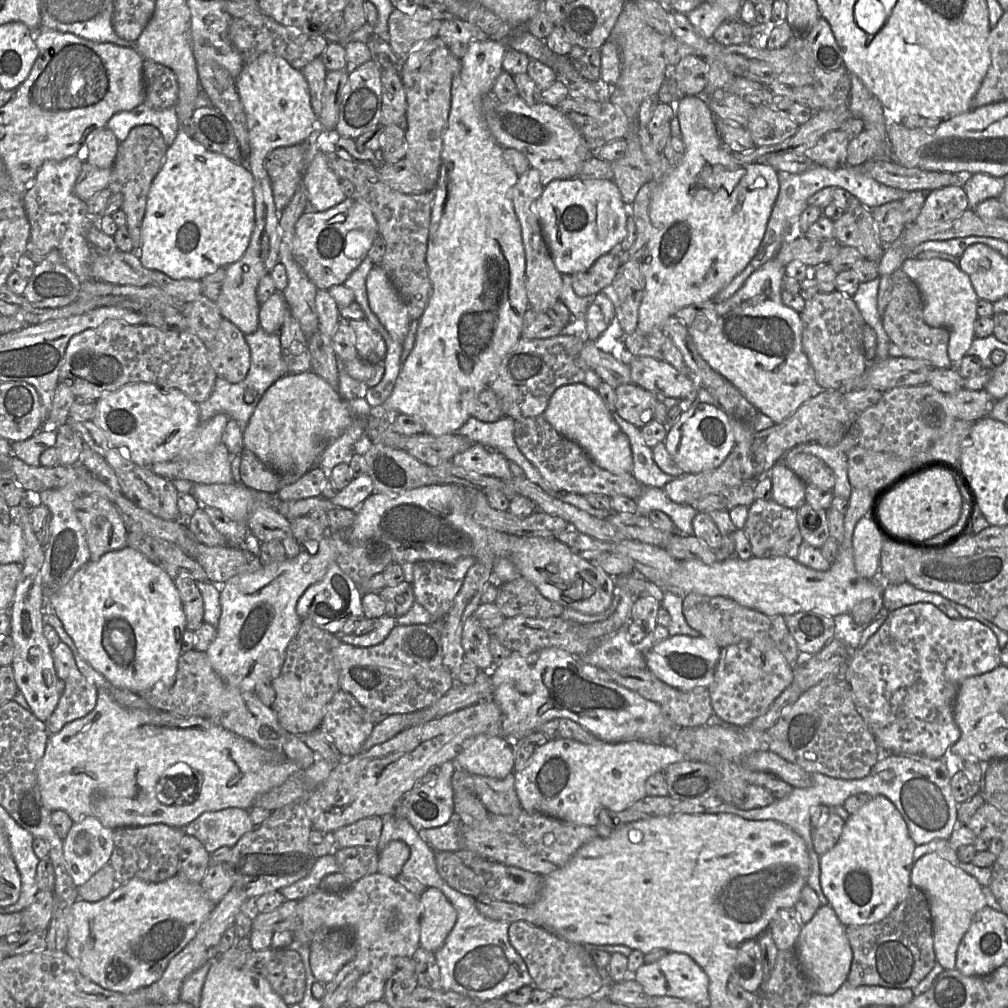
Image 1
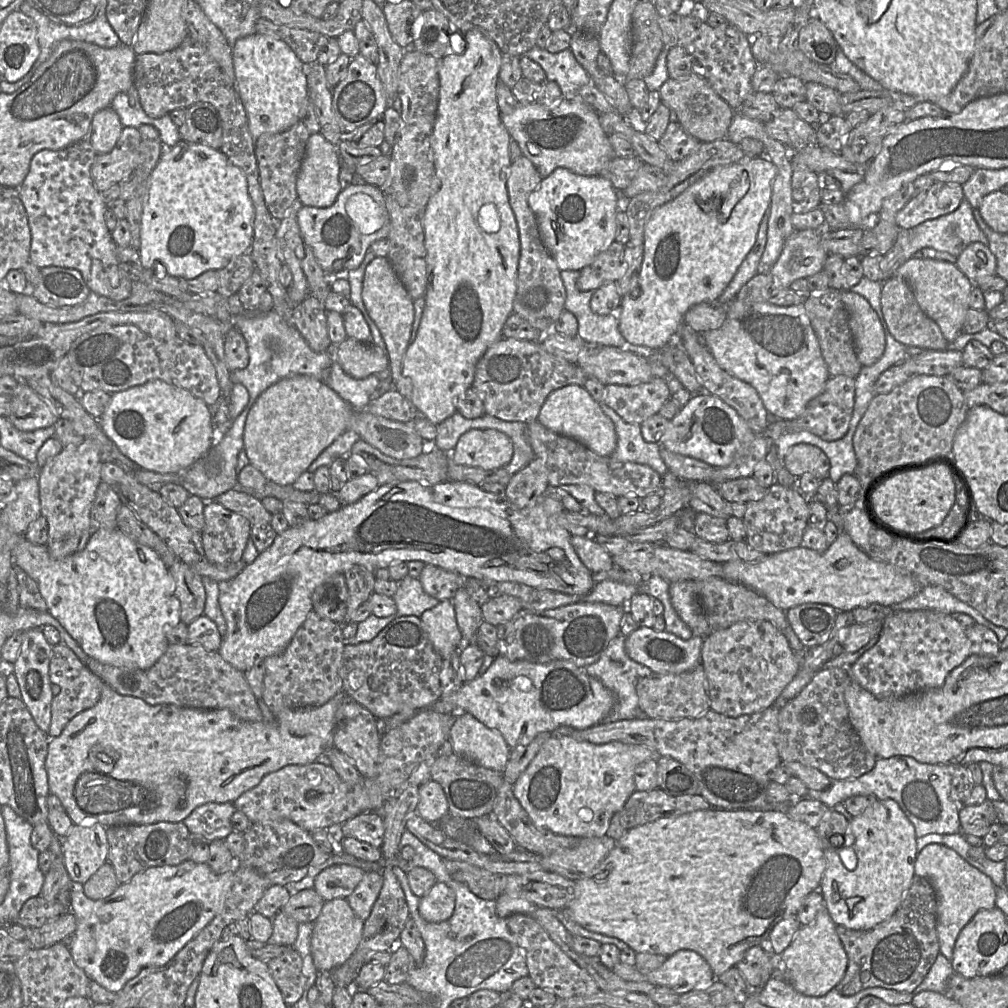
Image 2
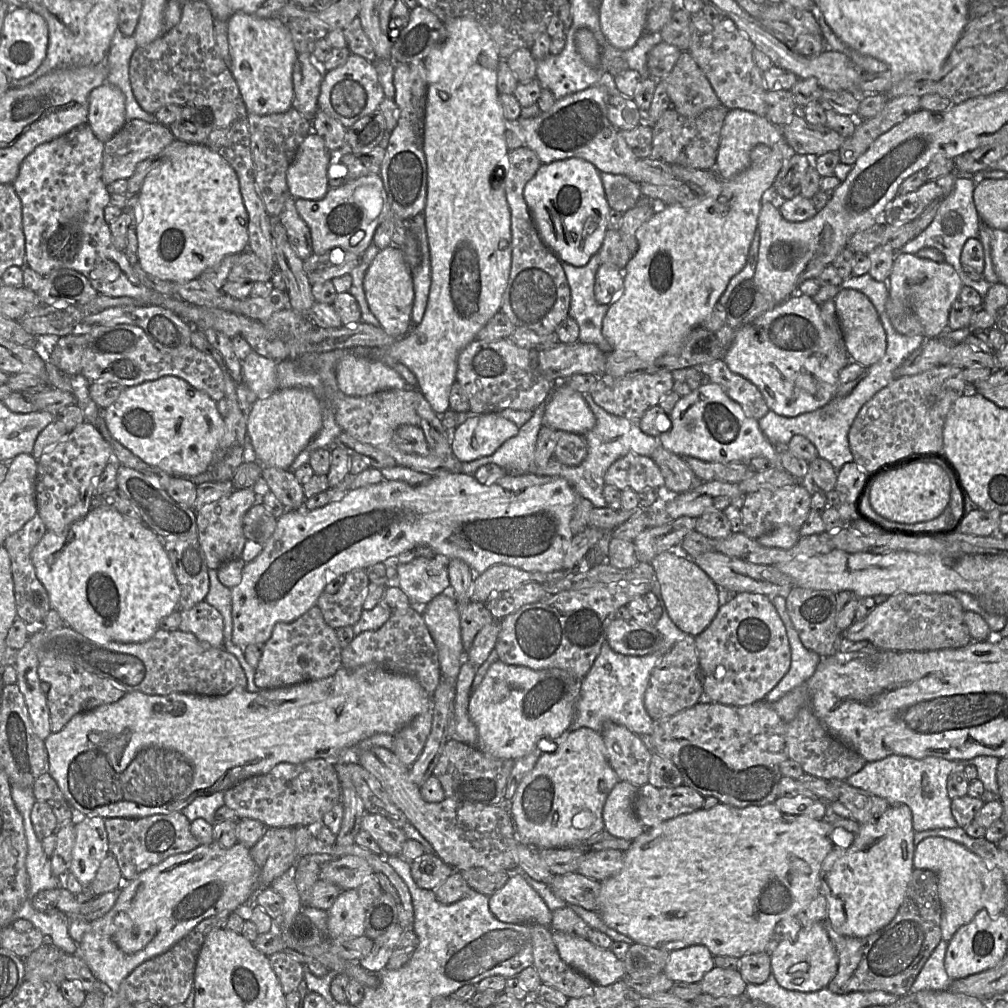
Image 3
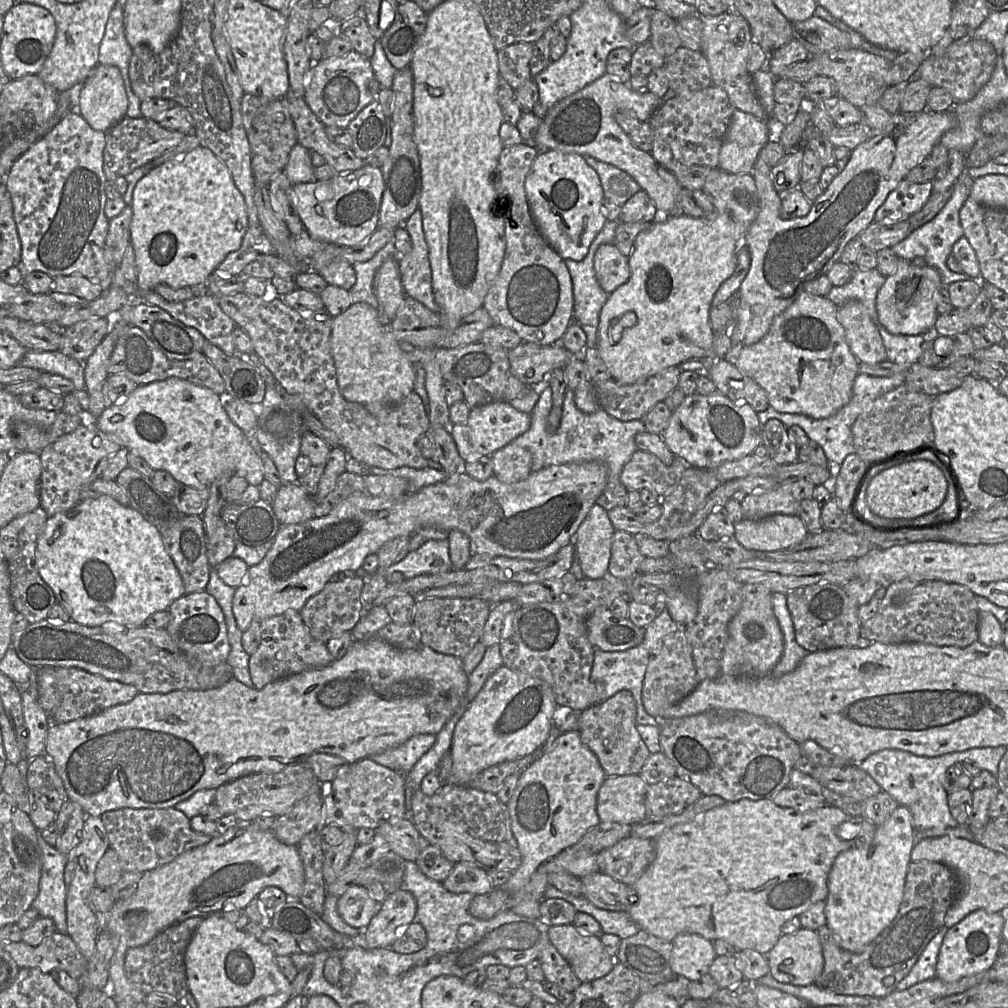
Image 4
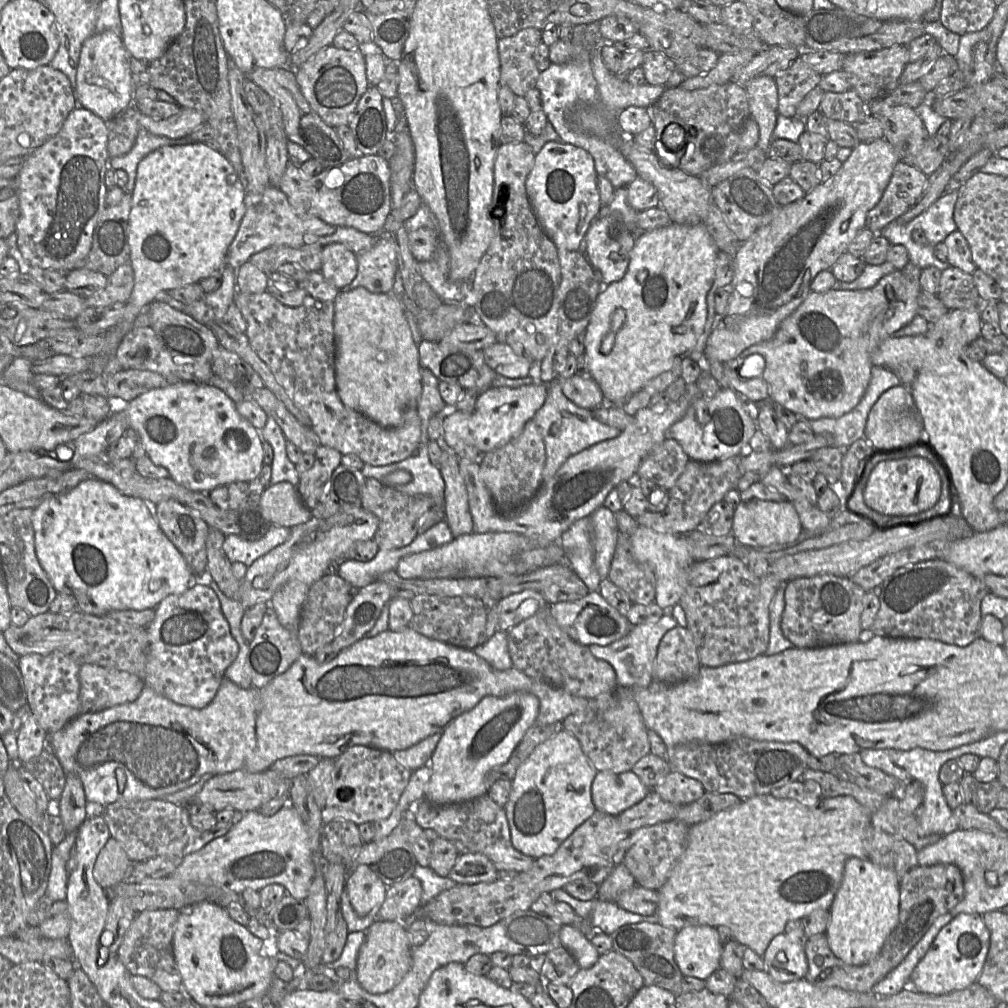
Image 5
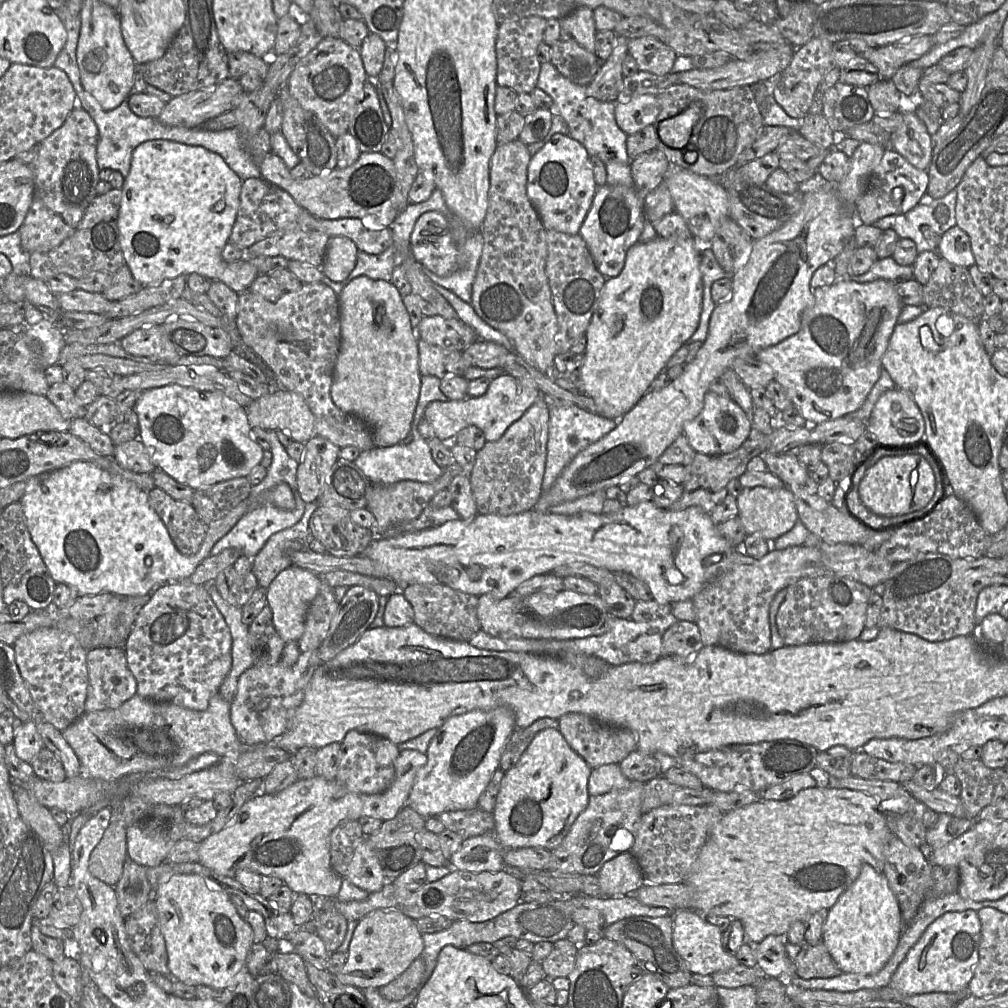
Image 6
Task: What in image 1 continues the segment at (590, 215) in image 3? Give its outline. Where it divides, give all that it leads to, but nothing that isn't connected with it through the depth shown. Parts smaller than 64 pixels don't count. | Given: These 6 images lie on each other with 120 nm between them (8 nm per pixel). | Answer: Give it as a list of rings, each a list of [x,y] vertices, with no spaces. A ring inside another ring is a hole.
[[[553,180],[545,186],[534,210],[561,274],[587,271],[599,257],[620,248],[628,233],[626,203],[613,180]]]

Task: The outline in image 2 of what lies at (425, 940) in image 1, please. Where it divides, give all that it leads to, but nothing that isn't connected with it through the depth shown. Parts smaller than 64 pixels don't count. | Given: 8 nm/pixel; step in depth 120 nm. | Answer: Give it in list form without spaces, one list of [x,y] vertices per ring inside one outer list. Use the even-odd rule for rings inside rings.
[[[436,882],[419,904],[421,917],[432,923],[448,920],[455,909],[455,892],[445,883]]]

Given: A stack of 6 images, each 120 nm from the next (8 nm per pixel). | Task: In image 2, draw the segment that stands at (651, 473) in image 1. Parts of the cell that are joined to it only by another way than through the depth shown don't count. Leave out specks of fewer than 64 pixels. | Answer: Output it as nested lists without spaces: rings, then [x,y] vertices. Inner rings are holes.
[[[604,403],[599,405],[612,420],[617,435],[617,446],[610,457],[620,462],[647,465],[663,476],[668,469],[660,455],[661,445],[646,442],[641,434],[641,425],[624,421]]]

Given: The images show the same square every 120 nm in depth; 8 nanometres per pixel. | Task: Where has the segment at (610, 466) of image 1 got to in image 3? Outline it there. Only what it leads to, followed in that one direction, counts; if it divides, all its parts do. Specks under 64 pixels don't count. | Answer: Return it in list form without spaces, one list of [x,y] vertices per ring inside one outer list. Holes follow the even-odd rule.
[[[561,383],[546,400],[542,425],[584,436],[594,428],[596,418],[583,397],[583,393]]]

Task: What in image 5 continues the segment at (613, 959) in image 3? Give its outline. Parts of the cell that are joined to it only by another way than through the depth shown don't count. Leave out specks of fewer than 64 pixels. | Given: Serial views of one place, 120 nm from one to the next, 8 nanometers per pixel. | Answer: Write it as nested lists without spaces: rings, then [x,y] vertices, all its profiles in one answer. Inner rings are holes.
[[[562,925],[560,929],[561,946],[575,958],[580,969],[591,968],[600,954],[591,943],[590,937],[584,935],[577,926]]]

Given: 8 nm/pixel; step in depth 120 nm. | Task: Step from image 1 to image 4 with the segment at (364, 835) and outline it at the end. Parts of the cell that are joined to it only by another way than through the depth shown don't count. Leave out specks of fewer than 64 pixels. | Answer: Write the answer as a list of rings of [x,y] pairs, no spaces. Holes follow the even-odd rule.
[[[409,817],[390,819],[375,829],[389,844],[390,850],[404,860],[415,862],[420,854],[420,833]]]

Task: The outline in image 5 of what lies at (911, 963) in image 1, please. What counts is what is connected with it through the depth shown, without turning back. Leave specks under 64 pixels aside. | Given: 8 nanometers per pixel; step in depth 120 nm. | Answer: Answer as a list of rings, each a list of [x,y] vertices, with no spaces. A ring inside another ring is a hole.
[[[954,864],[916,866],[900,880],[900,905],[898,923],[884,943],[879,955],[871,962],[852,966],[837,958],[829,947],[825,933],[816,934],[805,940],[808,971],[805,980],[822,987],[837,987],[860,993],[870,992],[890,971],[897,967],[910,950],[919,942],[941,915],[950,912],[964,896],[961,870]]]

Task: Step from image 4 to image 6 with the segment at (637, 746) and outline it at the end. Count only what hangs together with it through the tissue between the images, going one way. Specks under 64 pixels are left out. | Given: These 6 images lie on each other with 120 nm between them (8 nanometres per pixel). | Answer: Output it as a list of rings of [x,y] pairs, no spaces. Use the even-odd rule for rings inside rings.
[[[567,713],[559,719],[558,729],[569,744],[593,769],[604,764],[619,764],[631,752],[636,751],[633,733],[625,728],[605,725],[580,713]]]

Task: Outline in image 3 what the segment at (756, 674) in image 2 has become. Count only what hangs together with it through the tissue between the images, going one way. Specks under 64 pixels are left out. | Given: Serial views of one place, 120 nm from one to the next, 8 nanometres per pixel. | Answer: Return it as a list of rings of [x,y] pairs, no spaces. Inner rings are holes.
[[[740,592],[720,606],[711,624],[695,638],[704,700],[746,706],[766,699],[791,665],[786,628],[770,597]]]

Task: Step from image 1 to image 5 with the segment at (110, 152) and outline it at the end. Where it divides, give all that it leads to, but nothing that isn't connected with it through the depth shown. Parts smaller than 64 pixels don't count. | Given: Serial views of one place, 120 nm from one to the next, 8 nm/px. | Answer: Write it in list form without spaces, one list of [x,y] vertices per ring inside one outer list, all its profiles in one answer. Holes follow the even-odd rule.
[[[107,30],[95,33],[85,40],[81,48],[77,77],[77,104],[89,109],[104,121],[109,120],[128,107],[132,93],[131,57],[122,38]]]

